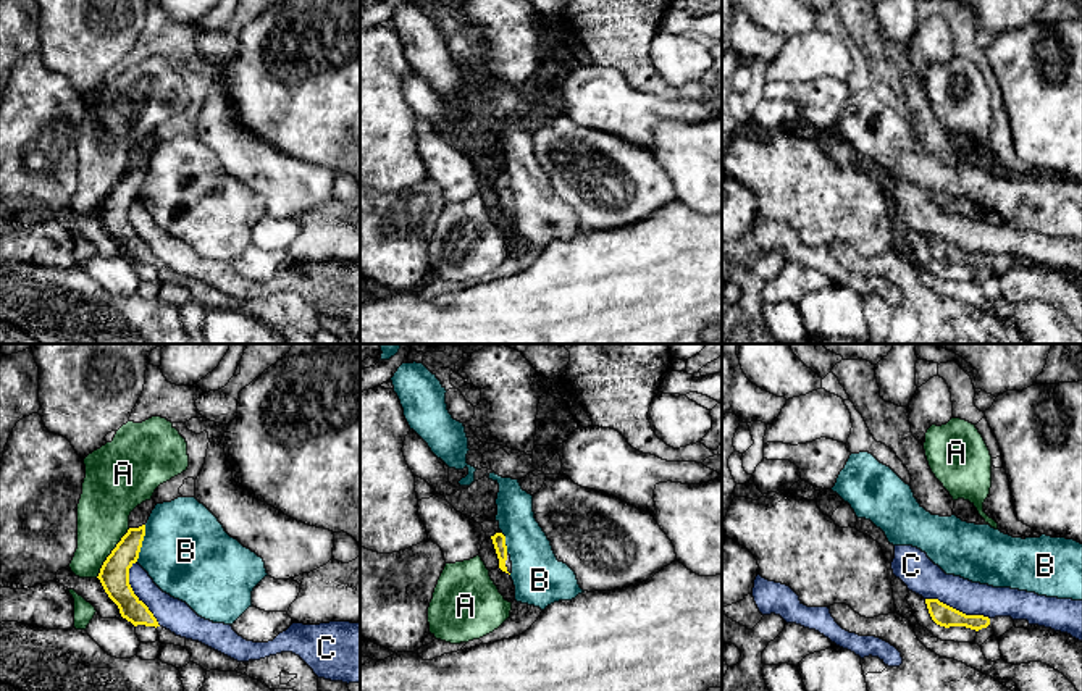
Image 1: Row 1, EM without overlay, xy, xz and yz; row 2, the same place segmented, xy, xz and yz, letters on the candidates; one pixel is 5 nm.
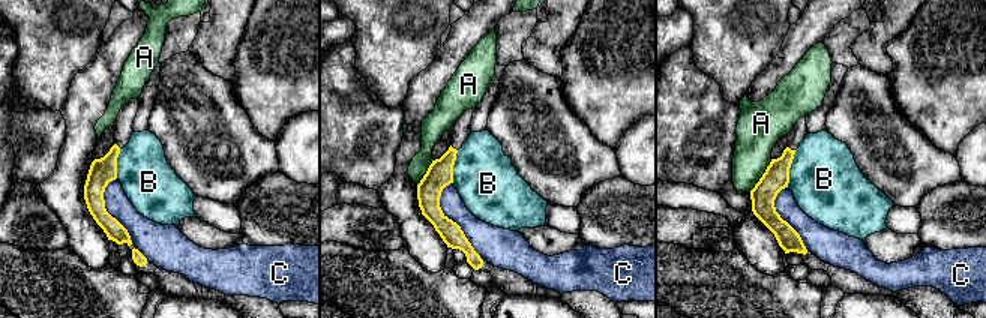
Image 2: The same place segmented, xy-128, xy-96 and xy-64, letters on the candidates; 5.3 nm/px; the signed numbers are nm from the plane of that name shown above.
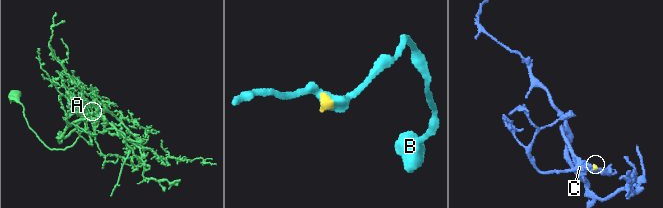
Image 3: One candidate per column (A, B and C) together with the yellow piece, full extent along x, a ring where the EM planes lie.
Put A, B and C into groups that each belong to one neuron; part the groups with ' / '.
A / B / C

